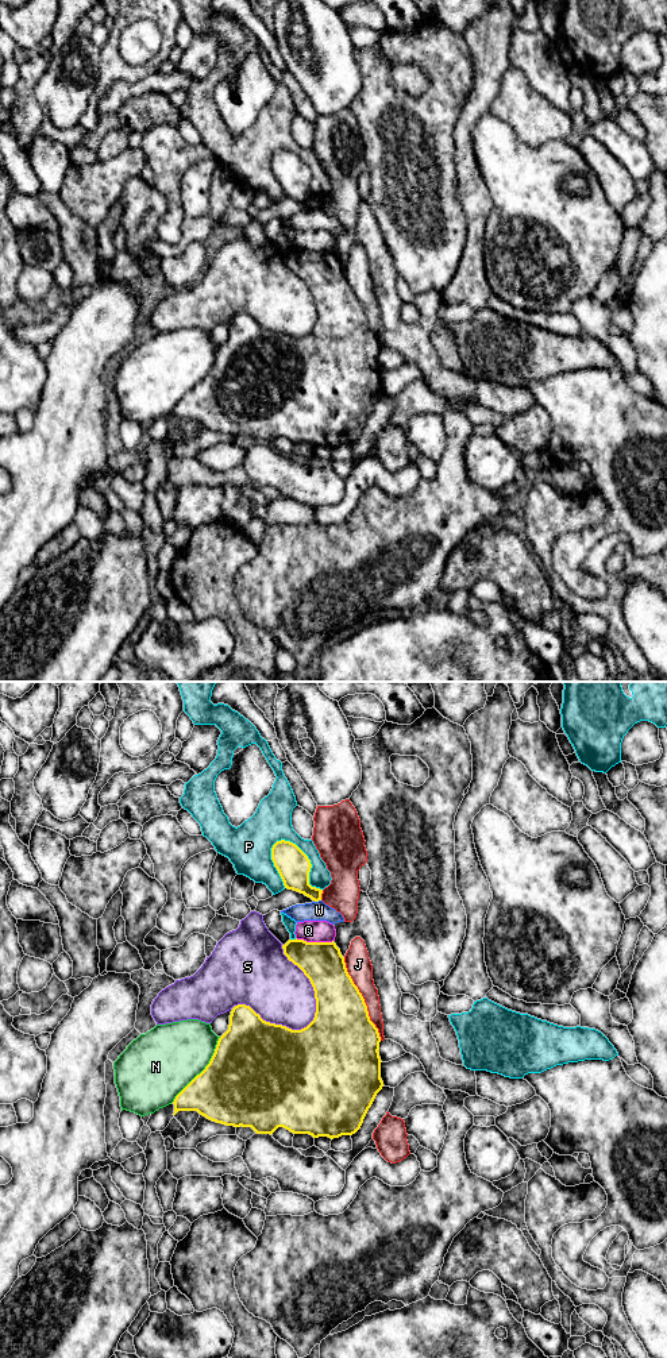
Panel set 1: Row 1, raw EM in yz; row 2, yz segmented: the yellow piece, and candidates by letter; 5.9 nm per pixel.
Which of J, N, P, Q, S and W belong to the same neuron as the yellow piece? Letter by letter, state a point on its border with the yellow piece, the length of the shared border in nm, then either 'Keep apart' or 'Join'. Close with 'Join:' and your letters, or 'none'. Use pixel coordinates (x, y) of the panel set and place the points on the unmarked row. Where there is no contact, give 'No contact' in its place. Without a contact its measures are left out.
J: Touches yellow at yz (363, 308). Shared border 550 nm. Keep apart
N: Touches yellow at yz (204, 378). Shared border 480 nm. Keep apart
P: Touches yellow at yz (309, 170). Shared border 400 nm. Keep apart
Q: Touches yellow at yz (315, 251). Shared border 220 nm. Keep apart
S: Touches yellow at yz (313, 297). Shared border 500 nm. Keep apart
W: Touches yellow at yz (317, 209). Shared border 40 nm. Keep apart
Join: none

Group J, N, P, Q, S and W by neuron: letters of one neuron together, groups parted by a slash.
J / N / P / Q / S / W

